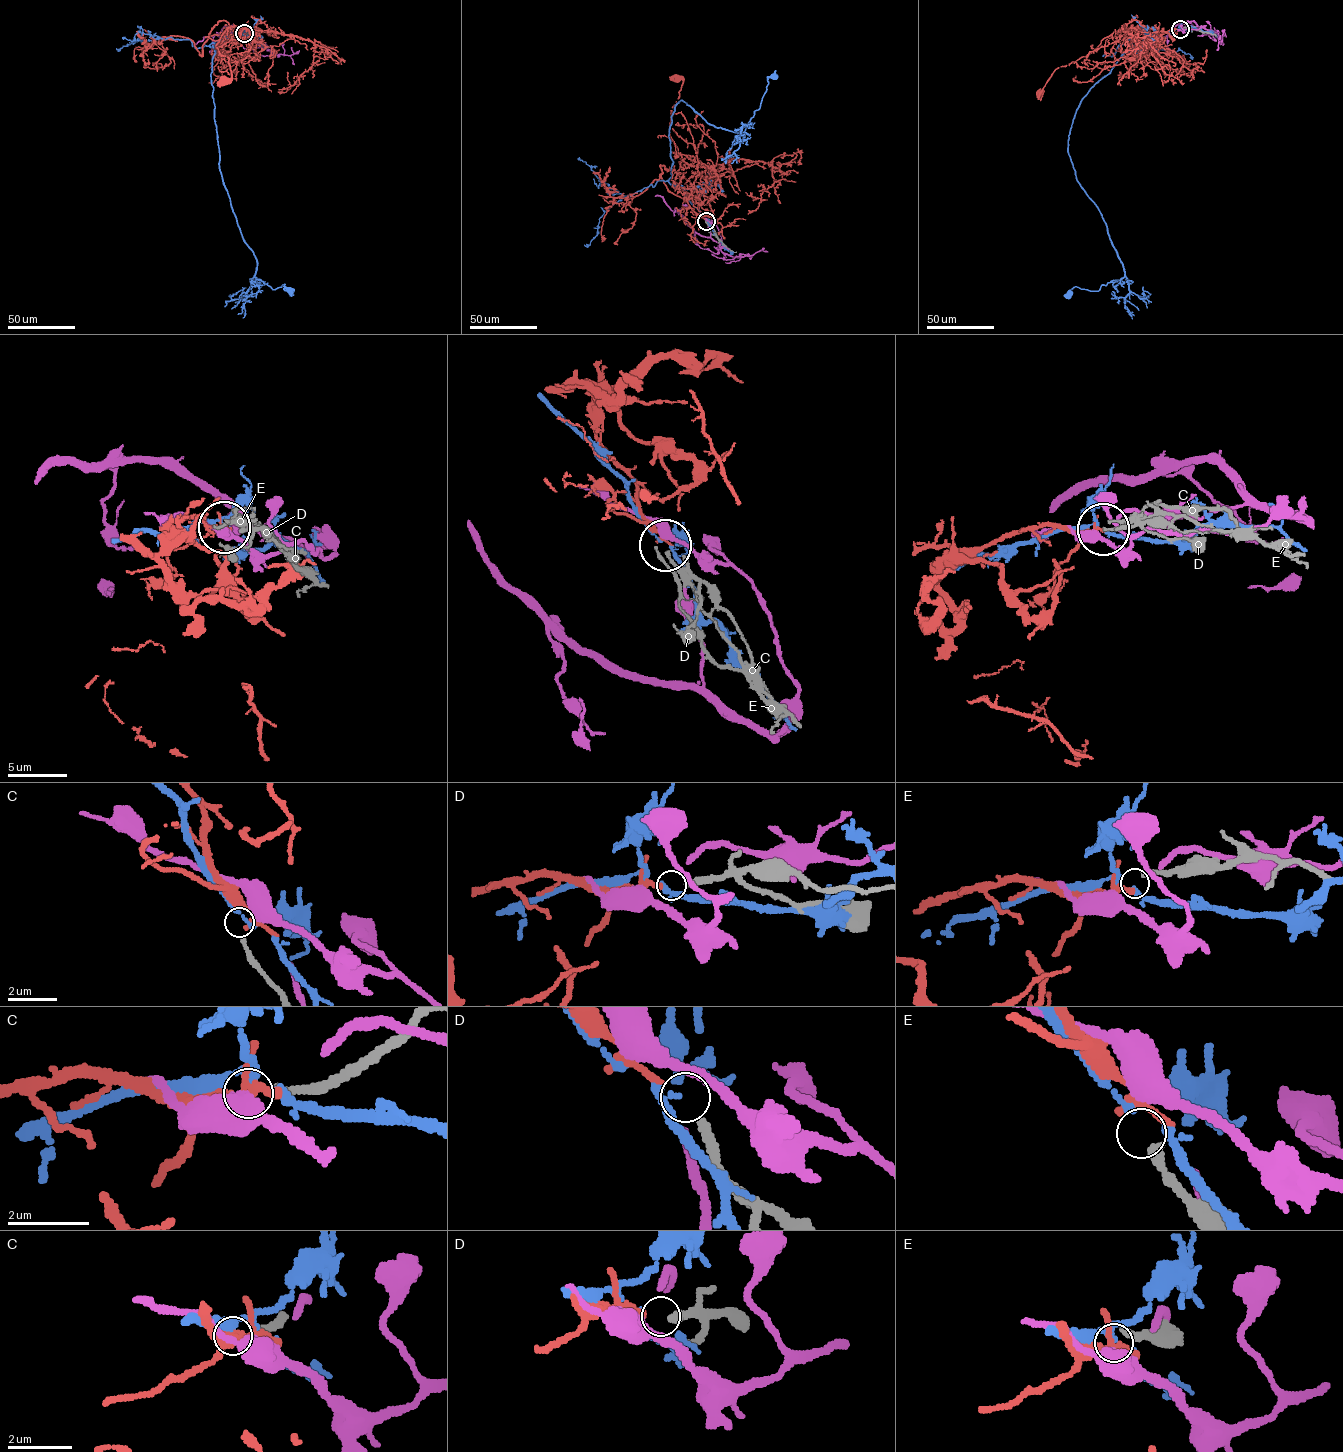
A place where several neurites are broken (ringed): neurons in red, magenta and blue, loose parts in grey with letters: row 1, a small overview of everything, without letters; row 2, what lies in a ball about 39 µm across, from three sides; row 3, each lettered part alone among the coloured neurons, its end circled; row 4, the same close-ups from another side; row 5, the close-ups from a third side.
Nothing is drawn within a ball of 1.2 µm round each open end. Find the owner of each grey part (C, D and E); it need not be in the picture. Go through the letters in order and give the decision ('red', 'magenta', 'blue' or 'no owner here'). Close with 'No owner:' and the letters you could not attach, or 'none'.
C: no owner here
D: red
E: no owner here
No owner: C, E

